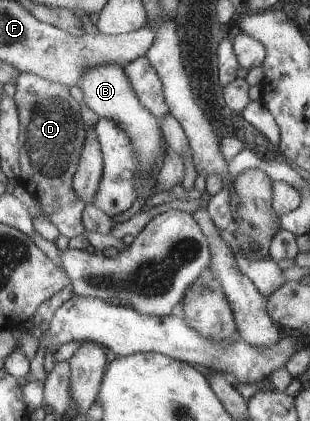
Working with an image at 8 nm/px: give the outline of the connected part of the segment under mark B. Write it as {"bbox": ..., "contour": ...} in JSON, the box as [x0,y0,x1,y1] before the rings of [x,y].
{"bbox":[79,65,164,176],"contour":[[[95,65],[89,67],[81,79],[79,79],[79,88],[84,94],[83,103],[90,109],[93,109],[99,118],[108,118],[115,121],[129,137],[129,145],[133,149],[133,157],[139,161],[139,167],[143,175],[148,176],[149,171],[155,169],[157,157],[163,149],[164,136],[160,129],[160,120],[149,113],[133,91],[129,77],[125,75],[121,65]]]}

